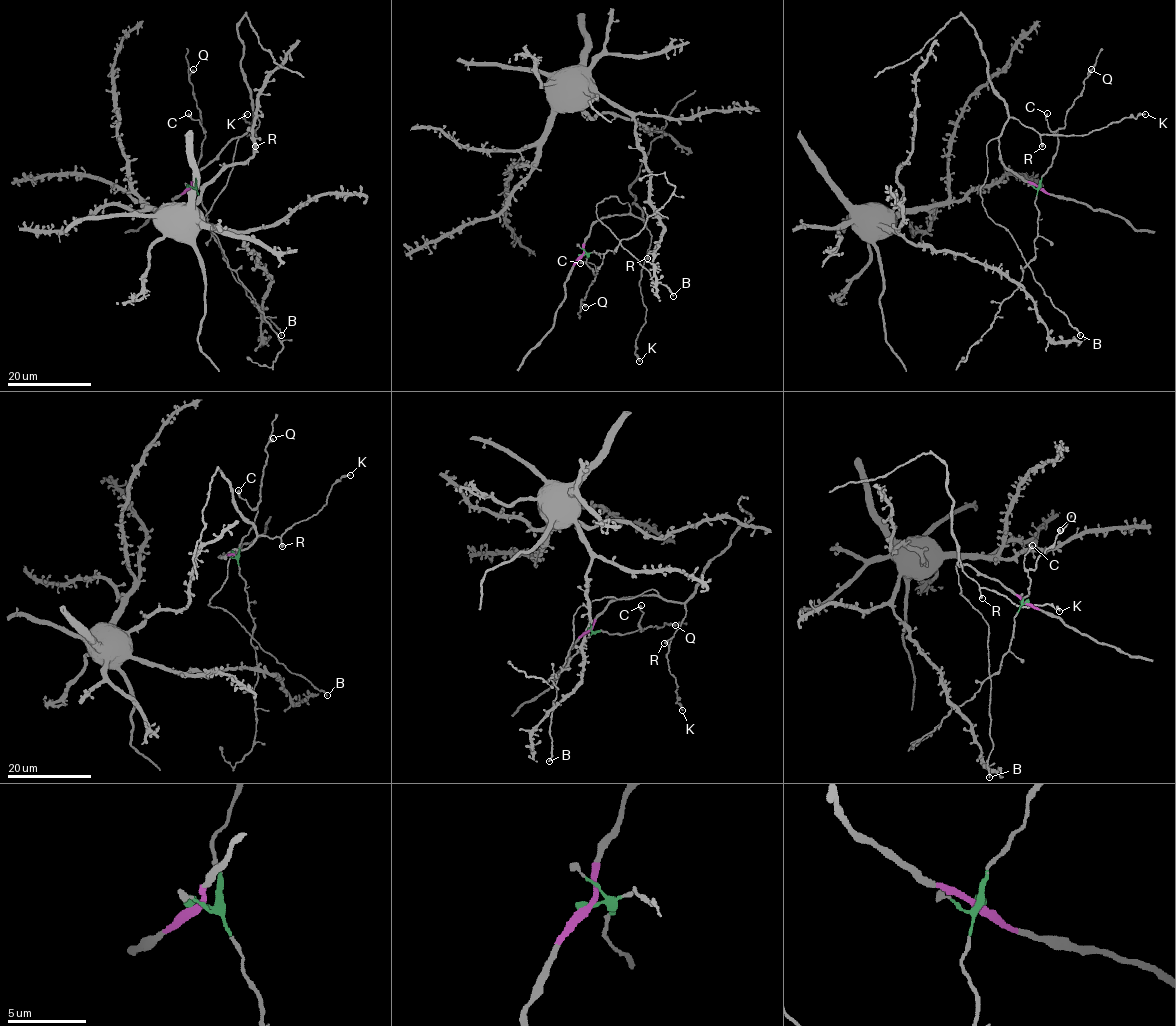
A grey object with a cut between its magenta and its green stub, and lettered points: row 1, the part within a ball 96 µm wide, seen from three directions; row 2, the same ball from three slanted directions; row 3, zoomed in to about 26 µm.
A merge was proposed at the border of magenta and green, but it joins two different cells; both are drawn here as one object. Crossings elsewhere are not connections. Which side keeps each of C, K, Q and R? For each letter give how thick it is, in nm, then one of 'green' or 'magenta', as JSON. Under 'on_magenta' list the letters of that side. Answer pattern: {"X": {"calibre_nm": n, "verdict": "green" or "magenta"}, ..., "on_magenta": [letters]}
{"C": {"calibre_nm": 460, "verdict": "green"}, "K": {"calibre_nm": 190, "verdict": "magenta"}, "Q": {"calibre_nm": 400, "verdict": "green"}, "R": {"calibre_nm": 420, "verdict": "magenta"}, "on_magenta": ["K", "R"]}

